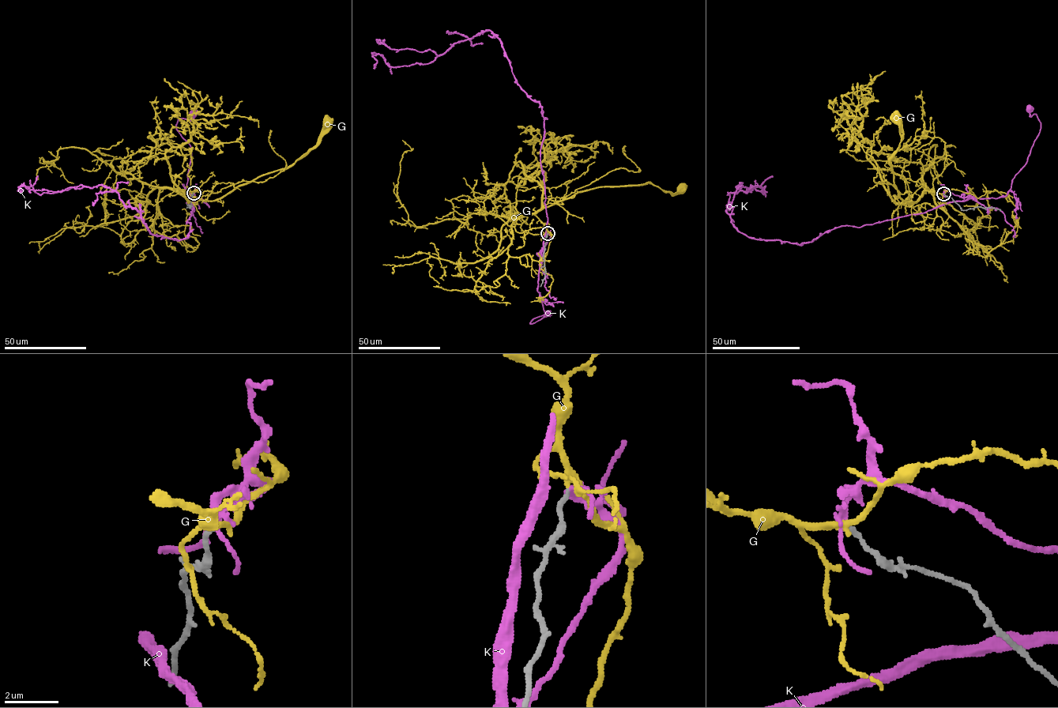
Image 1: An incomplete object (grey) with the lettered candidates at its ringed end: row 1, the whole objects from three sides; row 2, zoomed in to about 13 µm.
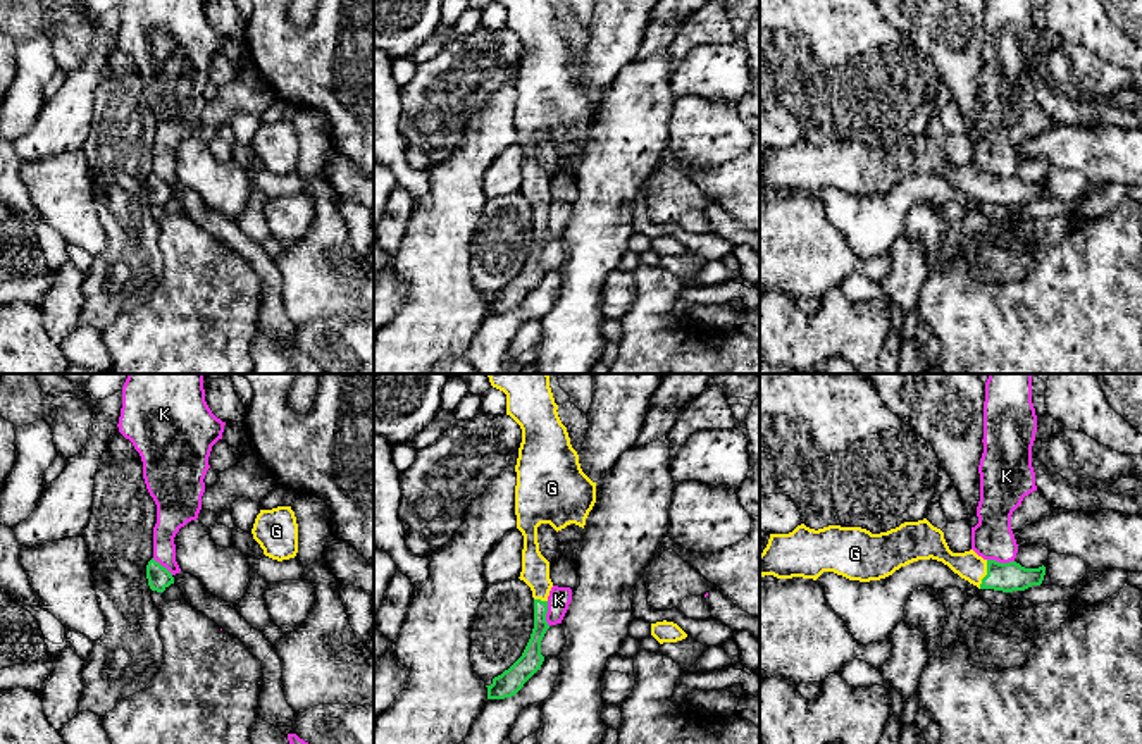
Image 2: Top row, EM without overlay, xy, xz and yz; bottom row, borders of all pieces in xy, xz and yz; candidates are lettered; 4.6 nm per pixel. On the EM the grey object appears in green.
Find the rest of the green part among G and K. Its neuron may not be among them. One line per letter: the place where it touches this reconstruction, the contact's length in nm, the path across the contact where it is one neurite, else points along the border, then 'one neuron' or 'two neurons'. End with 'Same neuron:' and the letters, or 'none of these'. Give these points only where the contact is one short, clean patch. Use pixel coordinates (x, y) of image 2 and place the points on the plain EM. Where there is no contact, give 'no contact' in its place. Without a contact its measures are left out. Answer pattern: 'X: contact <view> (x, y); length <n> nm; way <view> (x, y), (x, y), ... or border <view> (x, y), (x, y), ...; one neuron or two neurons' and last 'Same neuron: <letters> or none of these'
G: contact yz (987, 188); length 140 nm; way yz (1006, 192), (987, 188), (968, 179); one neuron
K: contact yz (1001, 178); length 130 nm; border yz (987, 173), (1013, 176); two neurons
Same neuron: G

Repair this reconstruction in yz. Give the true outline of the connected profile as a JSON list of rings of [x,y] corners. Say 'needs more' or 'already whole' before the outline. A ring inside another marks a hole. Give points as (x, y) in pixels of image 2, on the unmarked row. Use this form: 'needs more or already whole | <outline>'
needs more | [[[927,133],[918,136],[904,136],[887,146],[872,148],[861,141],[829,140],[823,143],[810,143],[804,138],[798,140],[789,148],[770,148],[768,158],[760,169],[760,189],[773,189],[777,193],[813,193],[823,186],[834,186],[849,195],[870,196],[892,189],[901,181],[918,174],[937,174],[947,179],[954,188],[978,203],[994,203],[1002,207],[1025,205],[1032,200],[1040,200],[1046,189],[1046,181],[1025,183],[1016,176],[999,177],[984,174],[973,164],[953,167],[944,153],[944,146],[934,141]]]

